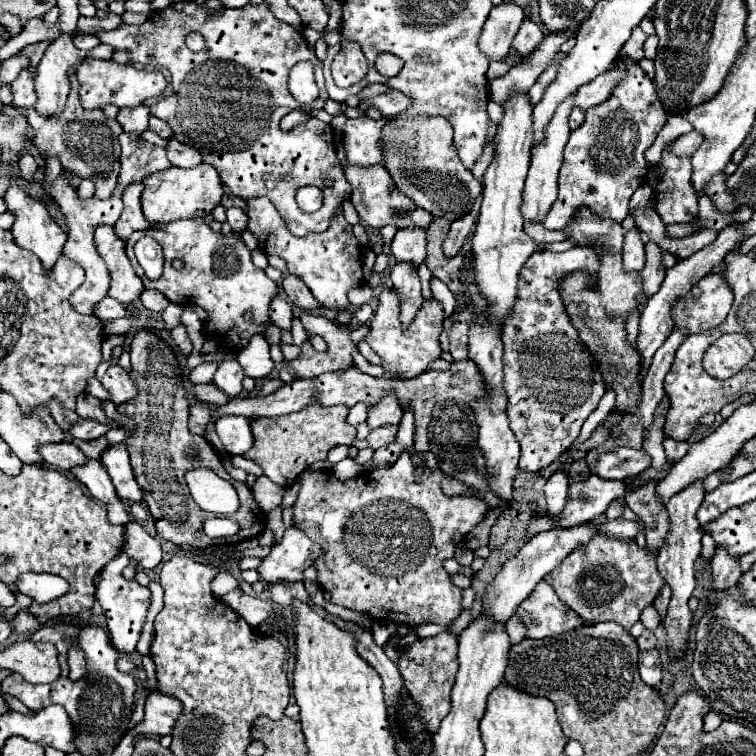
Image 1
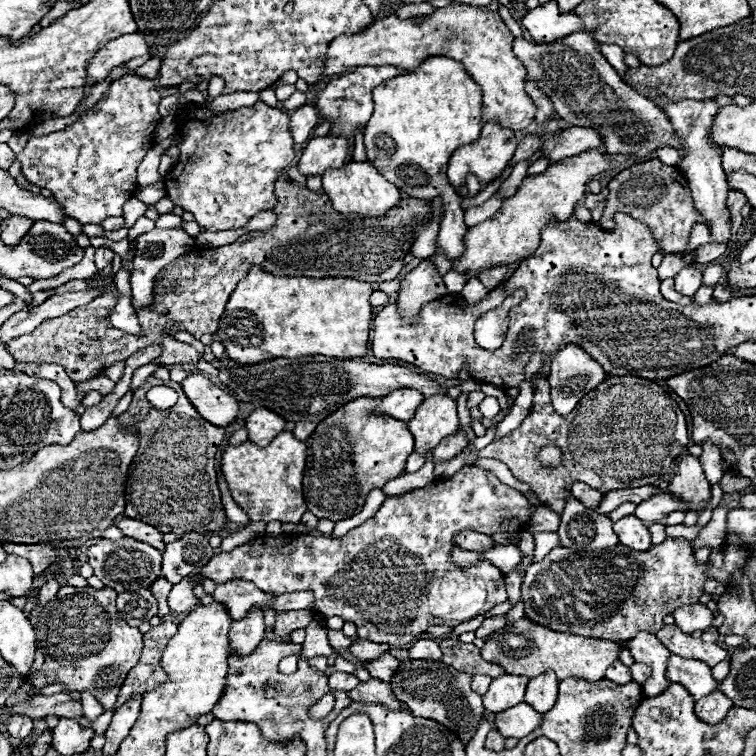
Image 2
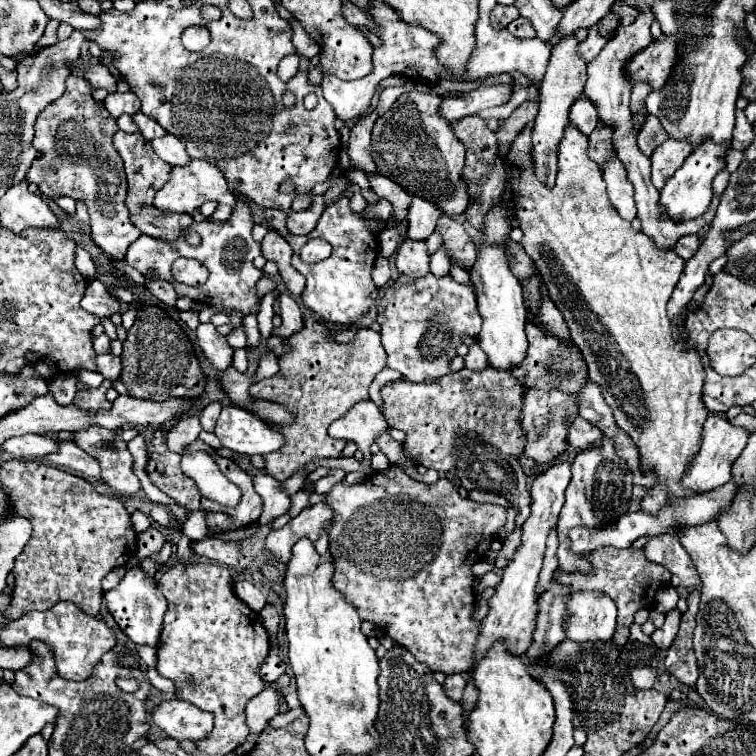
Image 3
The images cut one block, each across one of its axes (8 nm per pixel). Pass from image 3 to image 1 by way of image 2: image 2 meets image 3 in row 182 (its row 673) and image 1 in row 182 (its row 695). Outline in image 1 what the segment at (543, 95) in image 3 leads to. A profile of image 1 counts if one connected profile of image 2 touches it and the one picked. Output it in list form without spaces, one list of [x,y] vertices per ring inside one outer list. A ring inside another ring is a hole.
[[[570,94],[570,98],[566,98],[558,106],[558,110],[554,112],[552,120],[546,126],[544,140],[538,142],[538,146],[532,148],[532,162],[530,162],[530,172],[528,172],[528,178],[526,178],[524,202],[522,202],[522,216],[524,216],[524,220],[542,222],[544,216],[548,214],[548,210],[552,208],[552,204],[556,202],[556,194],[558,194],[556,180],[558,180],[558,170],[562,166],[562,150],[564,150],[564,146],[568,142],[568,134],[570,134],[568,116],[570,116],[570,110],[574,108],[574,98],[576,98],[576,94]]]

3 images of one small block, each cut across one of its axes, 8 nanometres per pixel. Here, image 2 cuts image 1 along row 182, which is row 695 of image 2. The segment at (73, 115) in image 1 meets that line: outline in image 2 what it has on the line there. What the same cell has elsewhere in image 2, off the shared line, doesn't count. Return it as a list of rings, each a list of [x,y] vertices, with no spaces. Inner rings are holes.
[[[62,586],[58,596],[62,598],[48,602],[40,610],[40,628],[36,630],[36,638],[46,660],[32,676],[32,684],[44,688],[62,682],[70,690],[92,692],[104,708],[112,708],[128,670],[140,660],[142,634],[138,628],[120,620],[114,606],[116,590],[112,588],[94,590],[90,586]]]

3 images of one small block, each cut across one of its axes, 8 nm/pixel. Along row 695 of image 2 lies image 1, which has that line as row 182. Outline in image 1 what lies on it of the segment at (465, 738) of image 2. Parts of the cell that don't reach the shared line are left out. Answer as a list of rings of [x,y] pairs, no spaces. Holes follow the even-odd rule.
[[[406,112],[388,118],[382,128],[382,154],[386,154],[384,168],[394,178],[398,190],[408,194],[408,198],[432,216],[456,220],[468,214],[482,190],[480,182],[460,162],[458,150],[452,144],[452,126],[446,118],[408,118]]]

